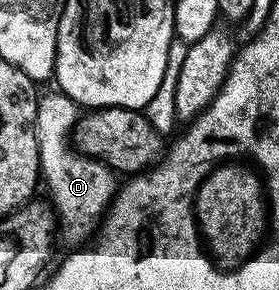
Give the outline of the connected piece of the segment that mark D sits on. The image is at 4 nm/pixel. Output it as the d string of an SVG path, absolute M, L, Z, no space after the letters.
M42 93L37 104L36 128L37 147L41 161L40 177L43 179L43 186L49 189L48 201L51 206L51 201L53 201L52 209L55 211L56 221L57 218L61 221L61 230L65 233L66 240L77 242L73 244L81 244L88 239L85 237L89 233L89 237L94 233L95 227L102 221L109 203L113 200L115 174L104 161L96 157L95 159L84 158L69 147L69 142L65 137L72 132L73 125L77 122L79 107L66 94L52 93Z

